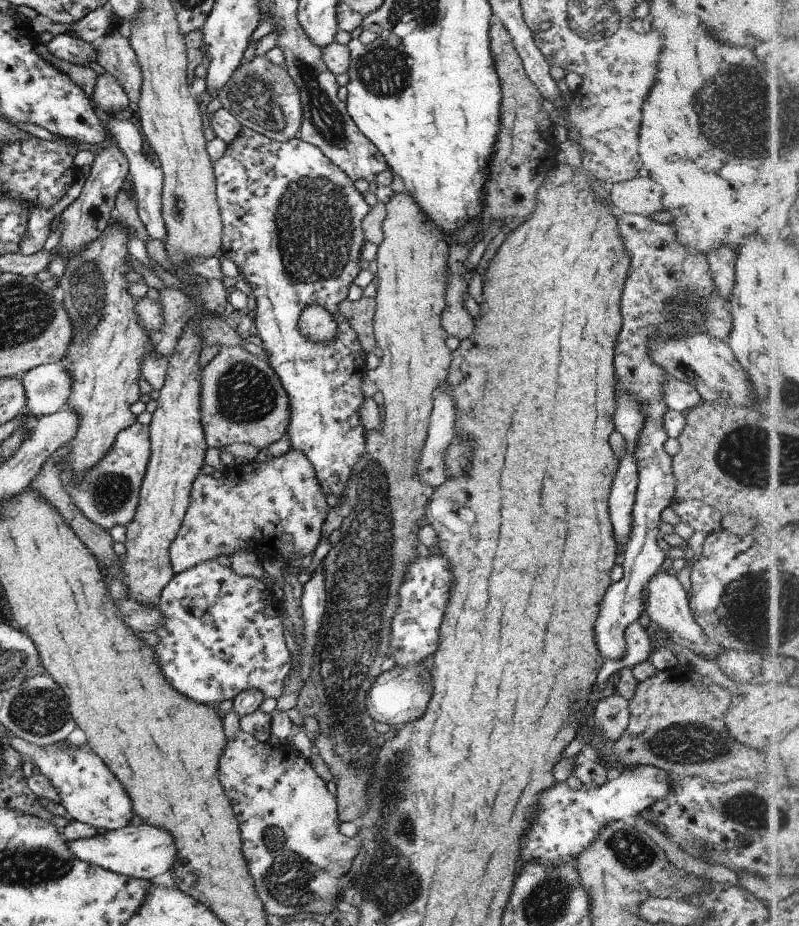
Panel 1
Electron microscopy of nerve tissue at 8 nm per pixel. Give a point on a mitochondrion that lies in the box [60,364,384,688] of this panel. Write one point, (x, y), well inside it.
(108, 493)

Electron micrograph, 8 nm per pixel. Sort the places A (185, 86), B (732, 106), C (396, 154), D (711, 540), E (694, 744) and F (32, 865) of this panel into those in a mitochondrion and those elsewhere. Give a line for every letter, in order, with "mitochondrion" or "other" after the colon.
A: other
B: mitochondrion
C: other
D: other
E: mitochondrion
F: mitochondrion

